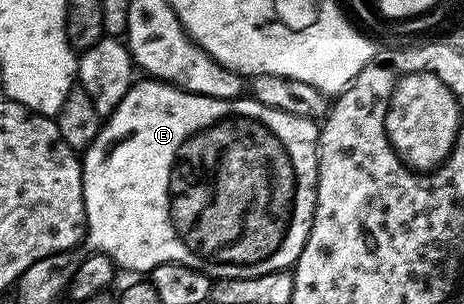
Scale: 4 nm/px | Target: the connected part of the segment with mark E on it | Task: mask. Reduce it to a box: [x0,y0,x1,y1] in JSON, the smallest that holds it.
[82,78,320,280]

